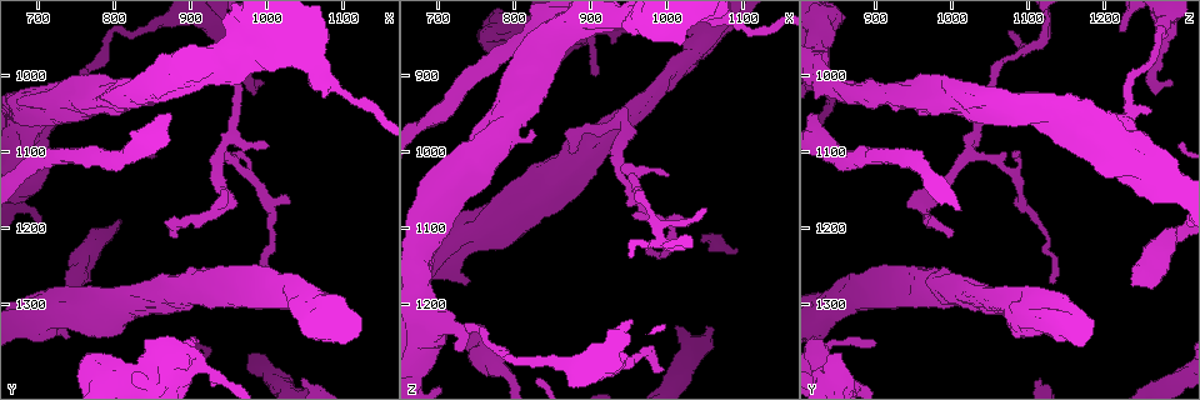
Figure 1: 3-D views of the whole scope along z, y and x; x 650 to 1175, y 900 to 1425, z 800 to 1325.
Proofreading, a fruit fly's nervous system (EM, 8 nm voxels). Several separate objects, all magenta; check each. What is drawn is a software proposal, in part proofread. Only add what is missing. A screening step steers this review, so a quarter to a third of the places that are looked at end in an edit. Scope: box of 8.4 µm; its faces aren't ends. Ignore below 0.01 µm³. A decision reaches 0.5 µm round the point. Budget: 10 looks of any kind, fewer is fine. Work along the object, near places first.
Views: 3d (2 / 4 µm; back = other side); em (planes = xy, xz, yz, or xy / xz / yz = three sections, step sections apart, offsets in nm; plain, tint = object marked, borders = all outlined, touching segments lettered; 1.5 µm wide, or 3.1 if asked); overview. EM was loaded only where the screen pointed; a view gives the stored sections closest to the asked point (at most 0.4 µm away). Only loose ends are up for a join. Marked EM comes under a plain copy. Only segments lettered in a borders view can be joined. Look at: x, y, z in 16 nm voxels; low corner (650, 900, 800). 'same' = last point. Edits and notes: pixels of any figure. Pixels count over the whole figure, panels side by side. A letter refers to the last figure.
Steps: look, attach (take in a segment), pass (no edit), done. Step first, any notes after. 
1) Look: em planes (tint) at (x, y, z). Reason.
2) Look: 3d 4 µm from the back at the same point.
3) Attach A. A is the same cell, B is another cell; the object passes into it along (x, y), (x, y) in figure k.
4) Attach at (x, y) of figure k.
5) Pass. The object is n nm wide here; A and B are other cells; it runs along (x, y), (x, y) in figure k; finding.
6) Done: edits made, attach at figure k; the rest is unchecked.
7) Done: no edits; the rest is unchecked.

Look: em xy step 8 (tint) at (970, 1275, 1135). Free end.

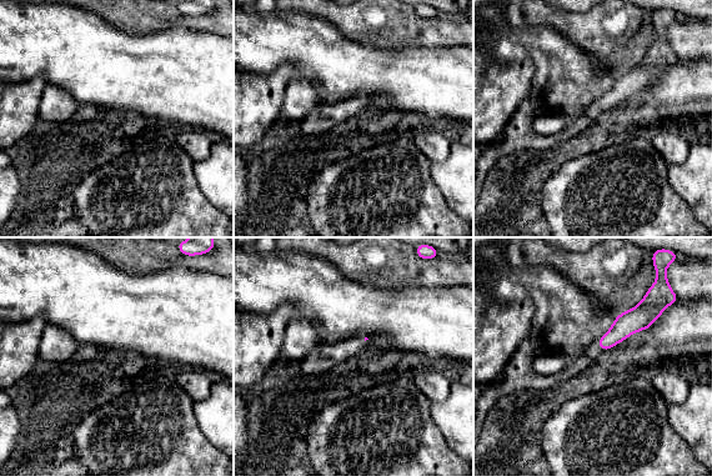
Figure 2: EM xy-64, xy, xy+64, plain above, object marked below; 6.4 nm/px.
Look: em planes (borders) at the same point.

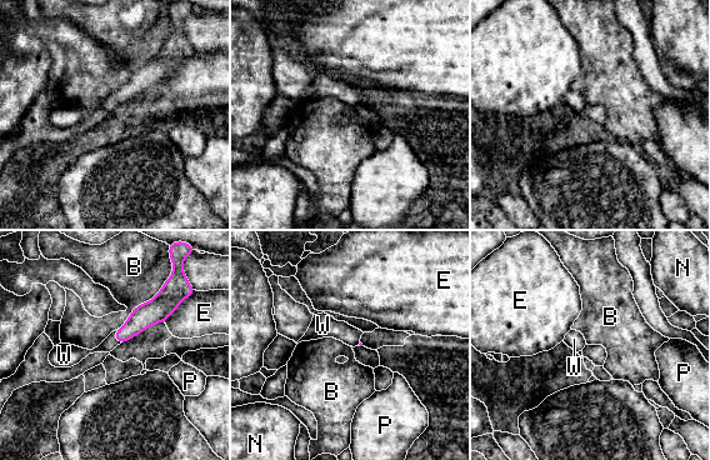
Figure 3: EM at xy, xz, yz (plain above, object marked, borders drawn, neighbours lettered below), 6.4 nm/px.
Attach W. W is the same cell, B, E, N and P are other cells; the object passes into it along (143, 316), (115, 336), (109, 344) in figure 3; it goes on there.

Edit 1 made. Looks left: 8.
Look: em xy step 4 (tint) at (1030, 1165, 1095). An open end.

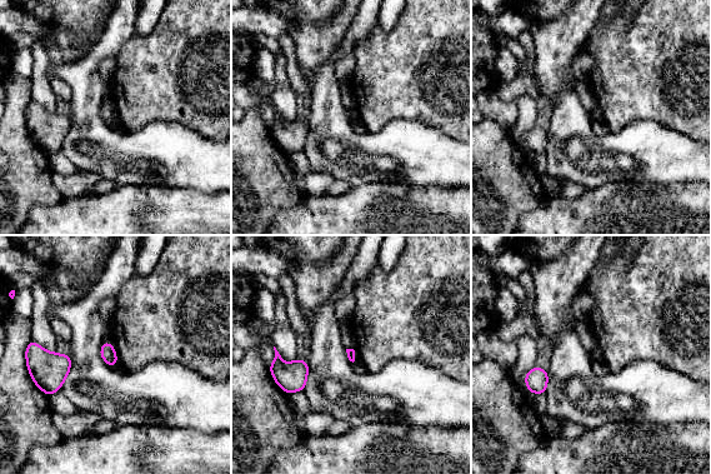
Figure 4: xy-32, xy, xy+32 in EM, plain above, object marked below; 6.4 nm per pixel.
Look: em planes (borders) at the same point.

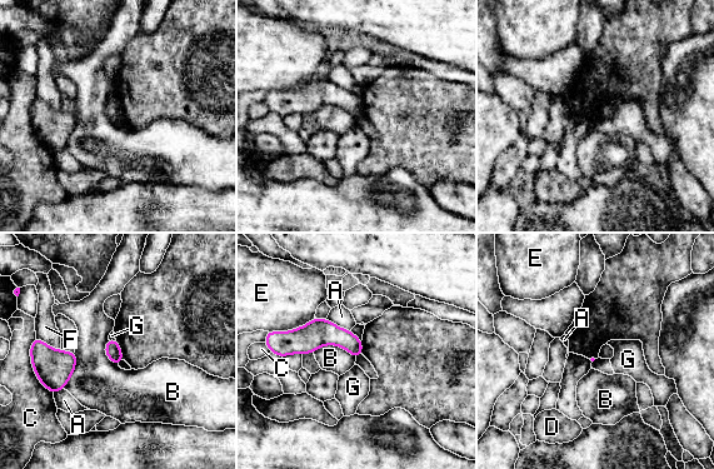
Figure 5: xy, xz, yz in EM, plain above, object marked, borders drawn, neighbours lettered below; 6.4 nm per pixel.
Pass. A, B, C, D, E, F and G are other cells; it runs along (286, 347), (344, 338), (359, 349) in figure 5; no lettered segment goes on from it.

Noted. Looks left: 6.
Look: 3d 2 µm at (945, 1170, 940). An open end.

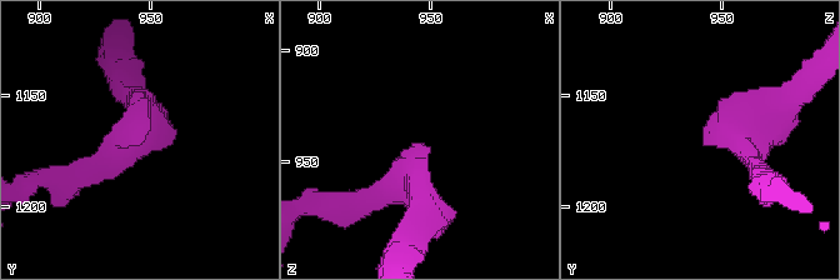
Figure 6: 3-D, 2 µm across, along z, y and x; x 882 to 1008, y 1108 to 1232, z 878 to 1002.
Look: em planes (borders) at (946, 1173, 942). The arms are 200, 220 nm wide; need the tissue.

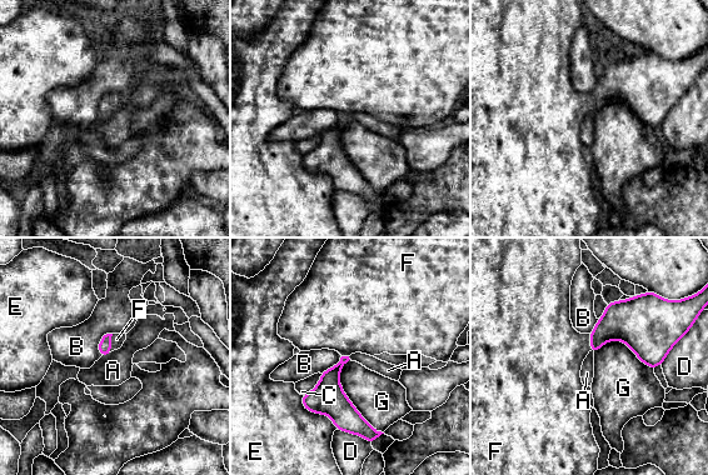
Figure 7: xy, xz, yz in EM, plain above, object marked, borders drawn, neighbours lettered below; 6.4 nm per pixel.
Attach F. F is the same cell, A, B, C, D, E and G are other cells; the object passes into it along (104, 346), (110, 343), (116, 339) in figure 7; it goes on there.

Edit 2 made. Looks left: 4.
Look: overview. Redraw.

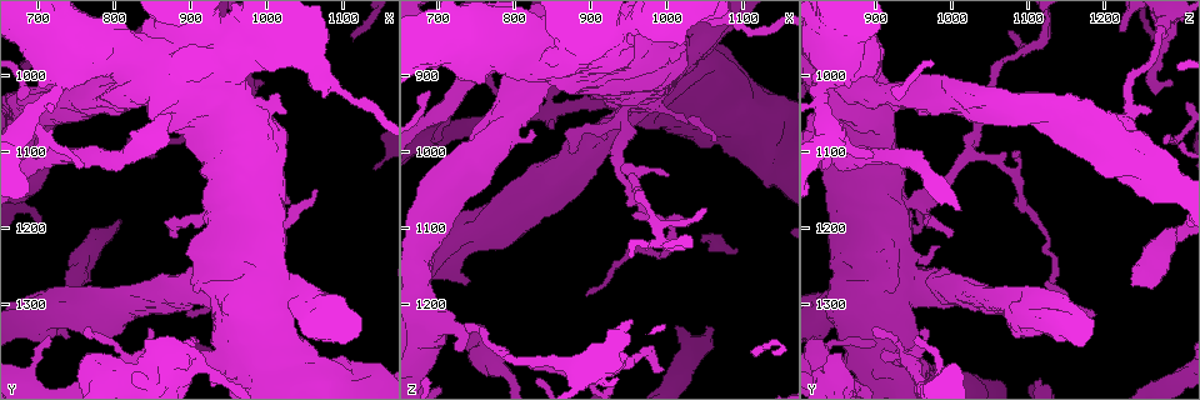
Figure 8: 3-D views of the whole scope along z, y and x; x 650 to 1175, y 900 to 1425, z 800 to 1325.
Look: em xz step 4 (borders) at (780, 1365, 850). Thick end.

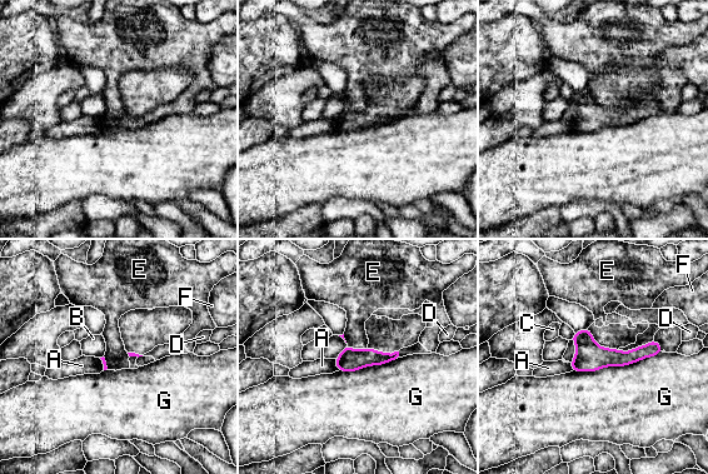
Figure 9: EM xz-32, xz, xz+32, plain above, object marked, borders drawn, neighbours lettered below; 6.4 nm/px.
Look: em planes (borders) at the same point. Another direction.

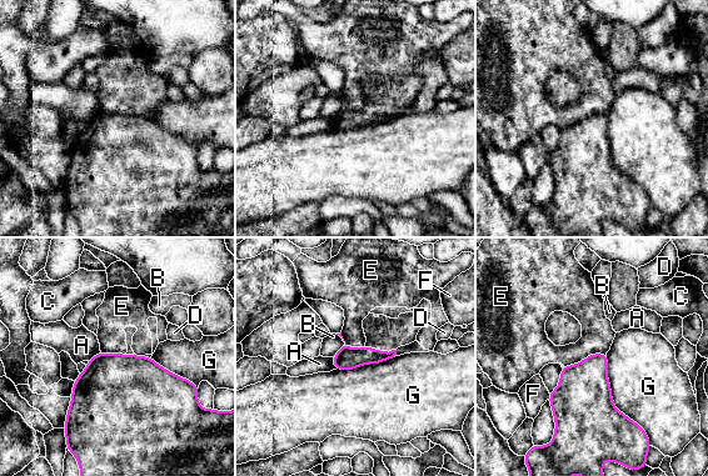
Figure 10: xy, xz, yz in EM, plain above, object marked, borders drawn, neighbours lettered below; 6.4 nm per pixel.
Pass. A, B, C, D, E, F and G are other cells; a border runs along (606, 354), (591, 354), (563, 366) in figure 10; no lettered segment goes on from it.

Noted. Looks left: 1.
Done: edits made, attach at figure 3, attach at figure 7; the rest is unchecked.

